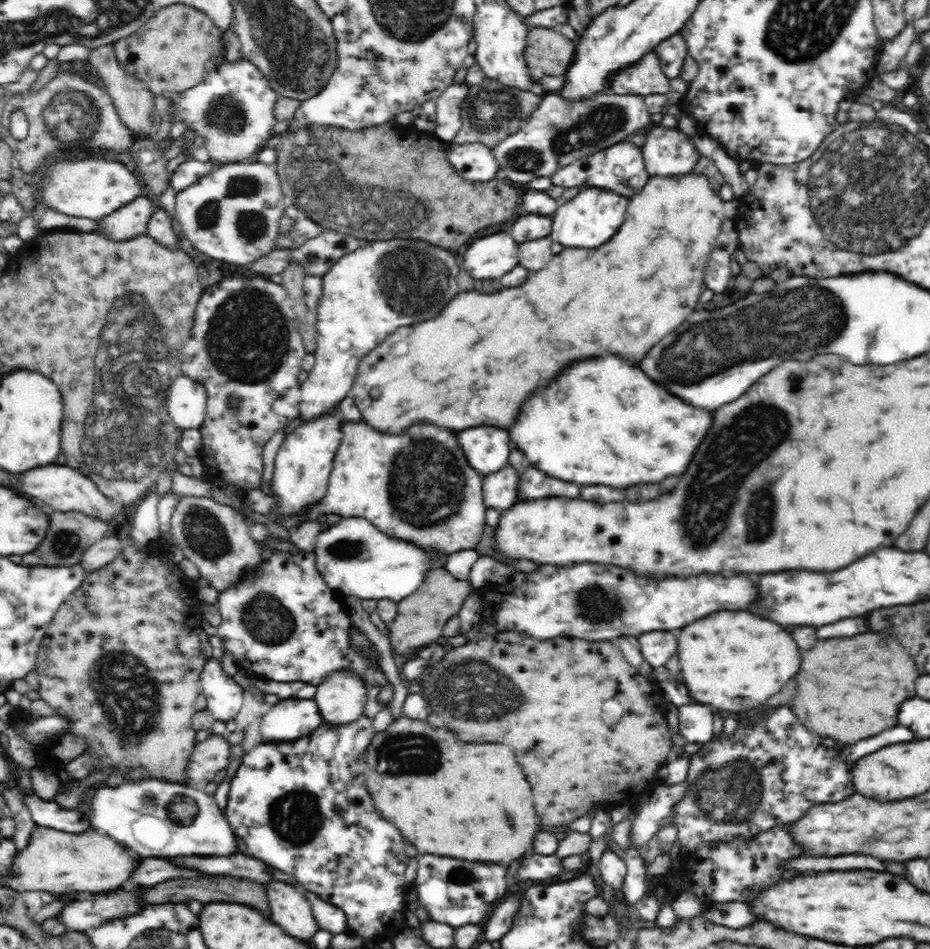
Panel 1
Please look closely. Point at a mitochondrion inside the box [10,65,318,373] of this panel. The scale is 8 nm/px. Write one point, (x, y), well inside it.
(68, 116)

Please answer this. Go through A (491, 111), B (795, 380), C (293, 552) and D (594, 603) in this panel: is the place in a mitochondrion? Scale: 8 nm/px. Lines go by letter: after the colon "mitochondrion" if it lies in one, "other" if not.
A: mitochondrion
B: mitochondrion
C: other
D: mitochondrion

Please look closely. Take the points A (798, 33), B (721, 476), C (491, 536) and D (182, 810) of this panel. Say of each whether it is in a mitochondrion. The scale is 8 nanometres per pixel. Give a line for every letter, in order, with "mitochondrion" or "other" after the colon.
A: mitochondrion
B: mitochondrion
C: other
D: mitochondrion

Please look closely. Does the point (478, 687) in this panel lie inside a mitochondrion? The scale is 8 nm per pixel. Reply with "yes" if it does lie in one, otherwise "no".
yes

